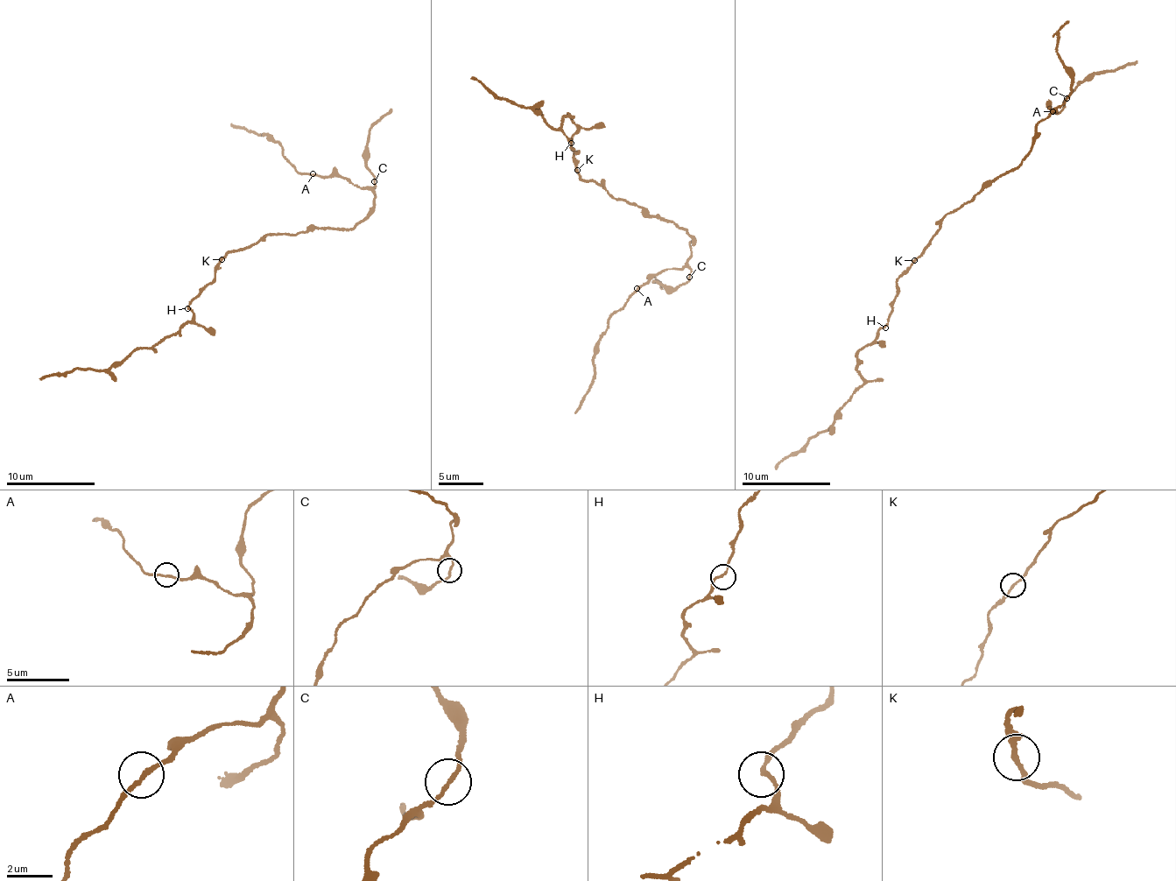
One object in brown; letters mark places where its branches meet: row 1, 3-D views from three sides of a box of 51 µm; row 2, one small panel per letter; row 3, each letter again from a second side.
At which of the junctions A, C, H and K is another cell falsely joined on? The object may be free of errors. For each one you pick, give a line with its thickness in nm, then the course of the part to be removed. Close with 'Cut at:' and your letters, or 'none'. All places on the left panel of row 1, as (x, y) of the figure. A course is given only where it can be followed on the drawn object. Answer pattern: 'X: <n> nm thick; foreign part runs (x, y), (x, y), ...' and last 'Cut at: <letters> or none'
Cut at: none

